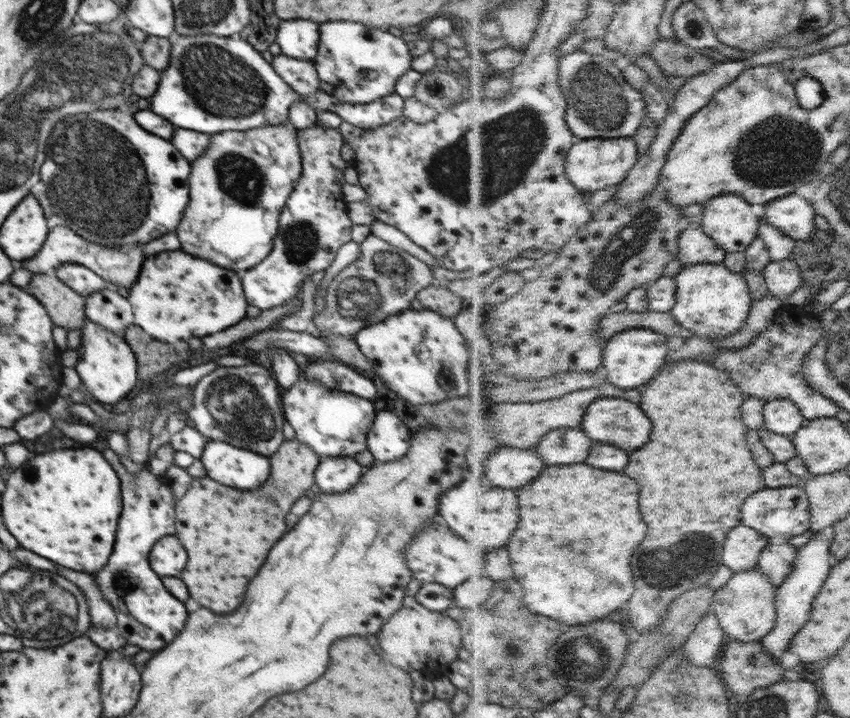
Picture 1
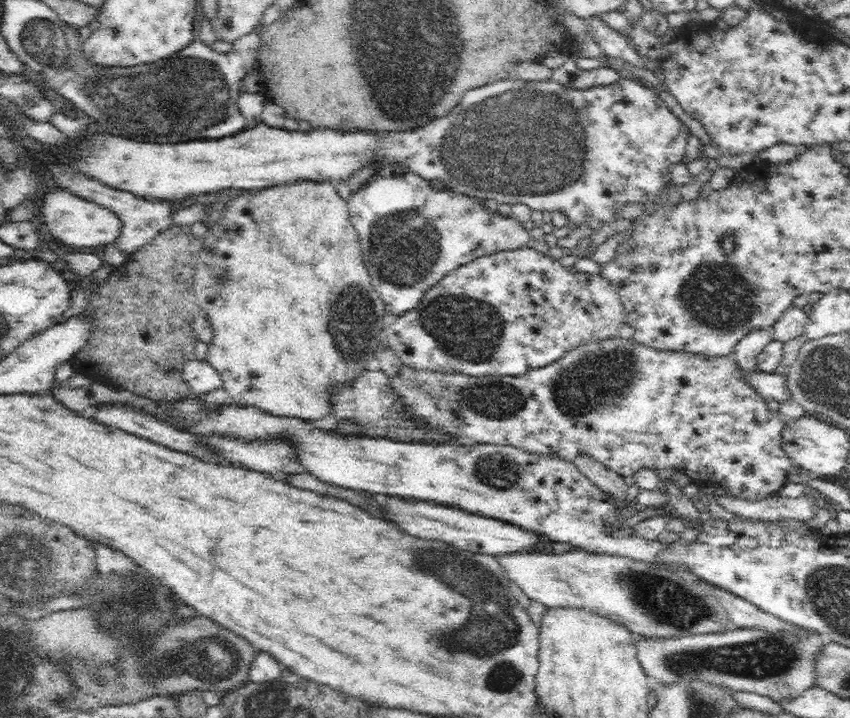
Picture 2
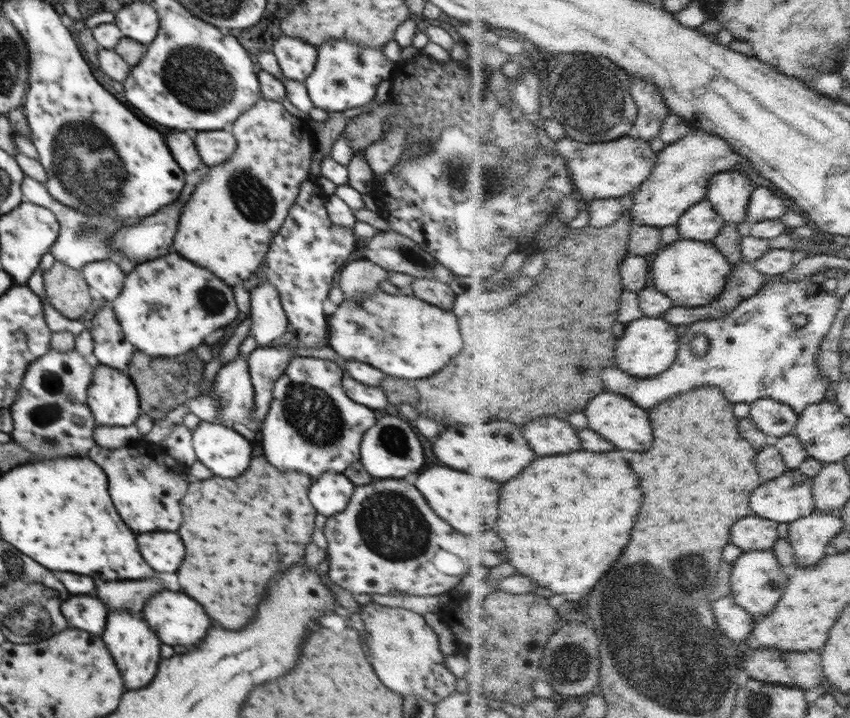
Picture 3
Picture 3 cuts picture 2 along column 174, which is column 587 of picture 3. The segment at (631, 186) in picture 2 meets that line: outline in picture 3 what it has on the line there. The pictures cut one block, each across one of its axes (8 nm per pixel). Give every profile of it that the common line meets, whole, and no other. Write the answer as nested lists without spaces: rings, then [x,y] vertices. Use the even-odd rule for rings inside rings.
[[[630,134],[604,144],[584,144],[567,135],[557,140],[556,145],[558,152],[566,157],[570,165],[578,191],[590,202],[610,197],[624,200],[624,197],[636,193],[653,175],[659,159],[659,153],[653,149],[649,140]]]

